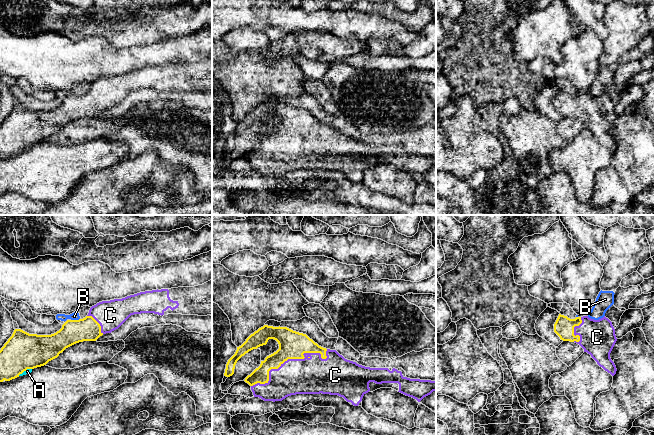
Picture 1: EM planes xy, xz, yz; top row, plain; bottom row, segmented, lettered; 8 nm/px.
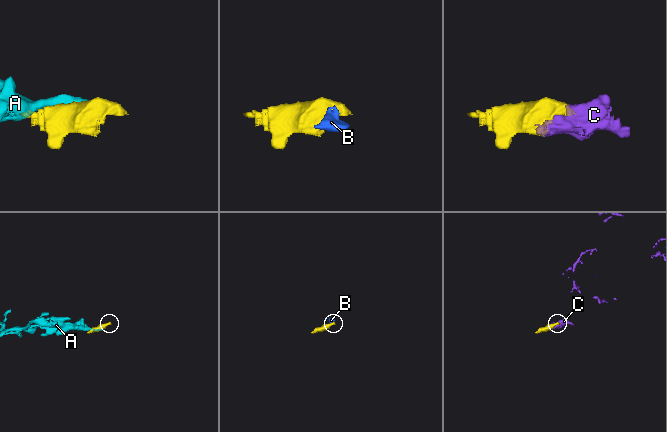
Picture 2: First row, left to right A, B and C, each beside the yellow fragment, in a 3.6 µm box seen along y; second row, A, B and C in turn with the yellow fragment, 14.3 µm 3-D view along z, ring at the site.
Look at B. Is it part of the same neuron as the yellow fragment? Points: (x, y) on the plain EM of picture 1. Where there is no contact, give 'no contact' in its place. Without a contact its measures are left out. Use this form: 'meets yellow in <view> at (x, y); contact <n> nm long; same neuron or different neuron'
meets yellow in xy at (75, 96); contact 70 nm long; different neuron

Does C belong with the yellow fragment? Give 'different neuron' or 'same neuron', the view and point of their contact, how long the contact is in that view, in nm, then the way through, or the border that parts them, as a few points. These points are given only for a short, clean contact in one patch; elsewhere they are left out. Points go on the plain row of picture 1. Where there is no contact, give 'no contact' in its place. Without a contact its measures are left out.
same neuron; meets yellow in xz at (291, 134); contact 700 nm long

